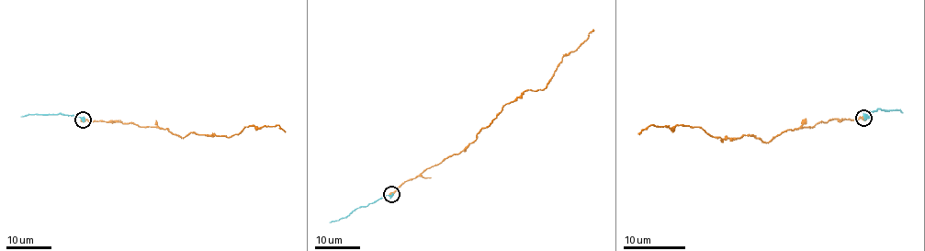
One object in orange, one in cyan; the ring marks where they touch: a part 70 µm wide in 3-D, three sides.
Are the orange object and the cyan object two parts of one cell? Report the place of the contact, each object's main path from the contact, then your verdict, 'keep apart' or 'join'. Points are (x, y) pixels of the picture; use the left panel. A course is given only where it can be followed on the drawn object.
(83, 119) | orange via (83, 119), (154, 126), (180, 137), (189, 132), (228, 137), (245, 126), (253, 125), (278, 125), (285, 131) | cyan via (84, 119), (61, 114), (20, 116) | join

